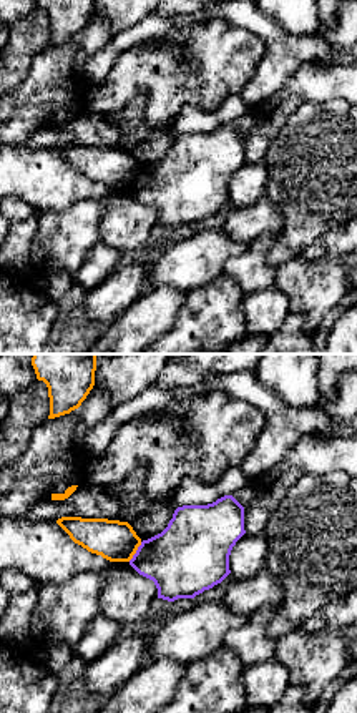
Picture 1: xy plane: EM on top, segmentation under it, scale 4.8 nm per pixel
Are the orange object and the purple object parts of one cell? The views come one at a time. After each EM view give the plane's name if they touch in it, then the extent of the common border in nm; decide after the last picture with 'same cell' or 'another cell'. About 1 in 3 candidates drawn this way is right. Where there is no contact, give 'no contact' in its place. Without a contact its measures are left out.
xy | 120 nm

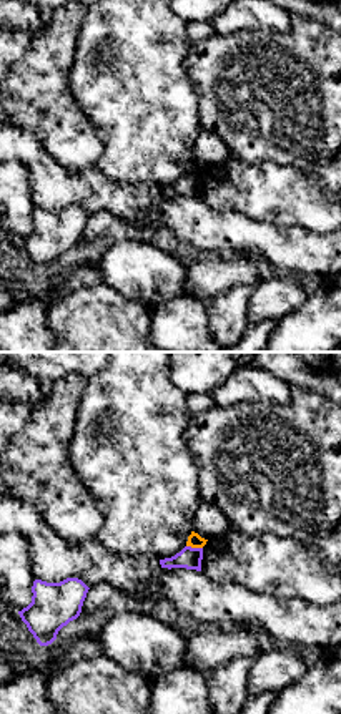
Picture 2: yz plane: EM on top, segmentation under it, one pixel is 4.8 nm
yz | 80 nm

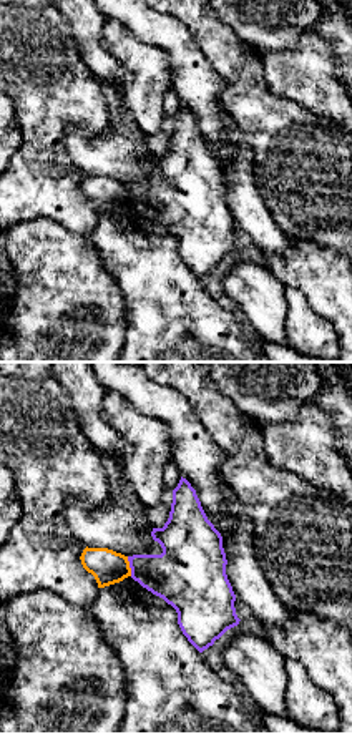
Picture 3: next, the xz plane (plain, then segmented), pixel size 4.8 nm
xz | 100 nm

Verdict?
another cell

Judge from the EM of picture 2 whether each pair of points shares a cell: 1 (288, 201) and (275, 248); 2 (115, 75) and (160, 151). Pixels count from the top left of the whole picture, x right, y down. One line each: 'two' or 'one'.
1: two
2: one

